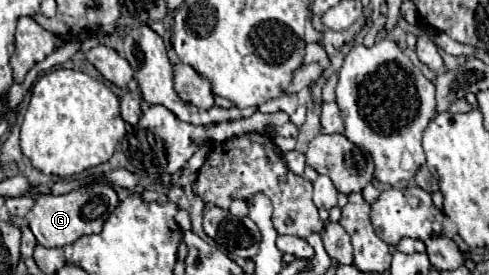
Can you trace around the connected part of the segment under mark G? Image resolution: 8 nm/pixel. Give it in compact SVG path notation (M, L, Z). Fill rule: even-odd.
M94 183L90 187L82 187L70 191L66 195L38 195L32 211L26 215L28 227L32 229L36 241L44 247L66 247L72 245L82 235L92 235L102 231L108 215L118 207L118 195L112 187L104 183Z

